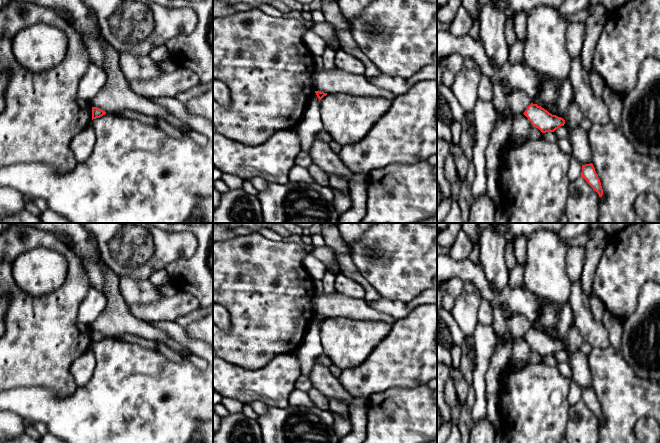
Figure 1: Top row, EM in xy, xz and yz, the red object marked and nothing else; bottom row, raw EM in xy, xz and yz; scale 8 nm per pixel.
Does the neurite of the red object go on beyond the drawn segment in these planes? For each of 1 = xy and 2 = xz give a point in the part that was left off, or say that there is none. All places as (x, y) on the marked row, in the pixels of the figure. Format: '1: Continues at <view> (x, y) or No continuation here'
1: No continuation here
2: No continuation here

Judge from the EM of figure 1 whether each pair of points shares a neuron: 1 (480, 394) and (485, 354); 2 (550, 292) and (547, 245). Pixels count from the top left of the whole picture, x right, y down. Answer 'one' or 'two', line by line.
1: one
2: one

